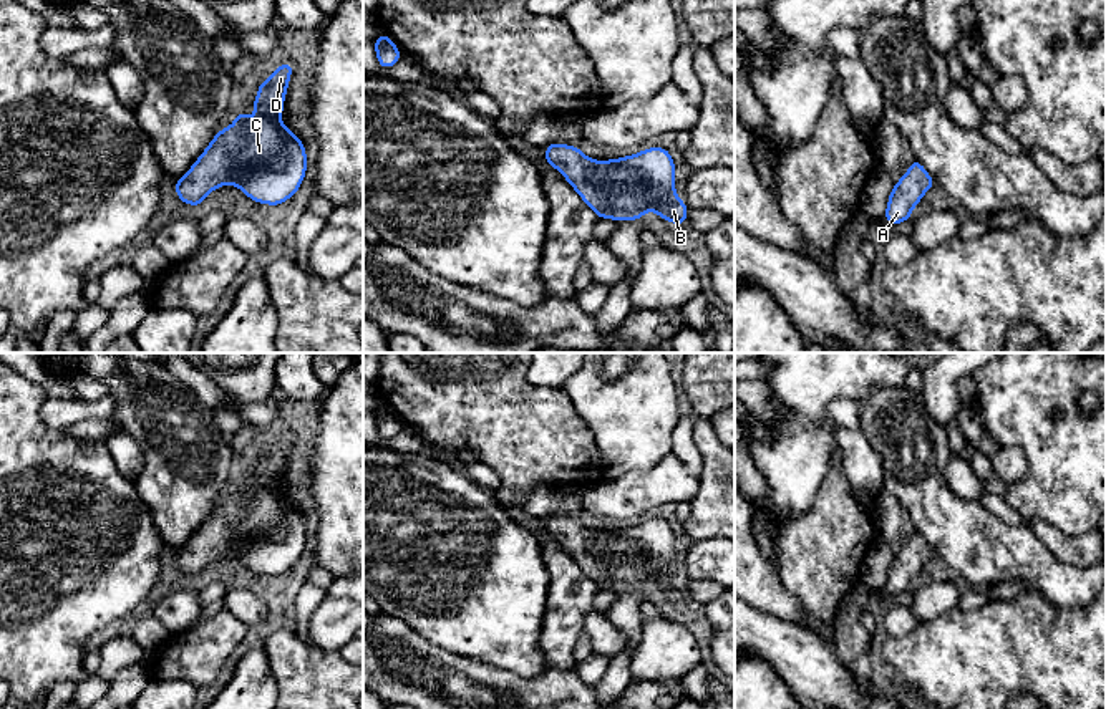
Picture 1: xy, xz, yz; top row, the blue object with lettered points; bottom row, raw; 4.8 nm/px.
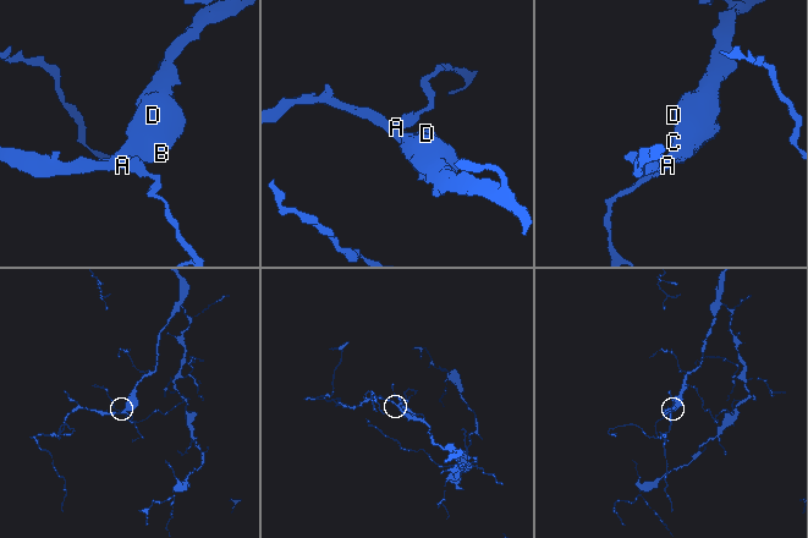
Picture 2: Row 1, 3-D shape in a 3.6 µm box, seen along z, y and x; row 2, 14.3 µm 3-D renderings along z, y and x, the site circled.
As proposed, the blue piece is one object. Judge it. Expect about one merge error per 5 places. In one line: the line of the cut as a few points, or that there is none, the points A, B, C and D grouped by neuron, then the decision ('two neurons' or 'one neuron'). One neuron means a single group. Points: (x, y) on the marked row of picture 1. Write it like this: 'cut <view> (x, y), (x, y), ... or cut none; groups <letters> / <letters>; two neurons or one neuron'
cut none; groups A B C D; one neuron

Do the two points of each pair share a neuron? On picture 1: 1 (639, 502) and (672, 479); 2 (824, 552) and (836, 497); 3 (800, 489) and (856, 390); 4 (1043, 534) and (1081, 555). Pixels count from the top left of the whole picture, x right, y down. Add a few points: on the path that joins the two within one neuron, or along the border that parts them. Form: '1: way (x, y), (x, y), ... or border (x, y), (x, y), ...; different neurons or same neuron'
1: way (647, 494), (664, 482); same neuron
2: way (831, 539), (836, 534), (836, 511); same neuron
3: way (800, 459), (800, 424), (826, 396); same neuron
4: way (1053, 539), (1072, 550); same neuron

